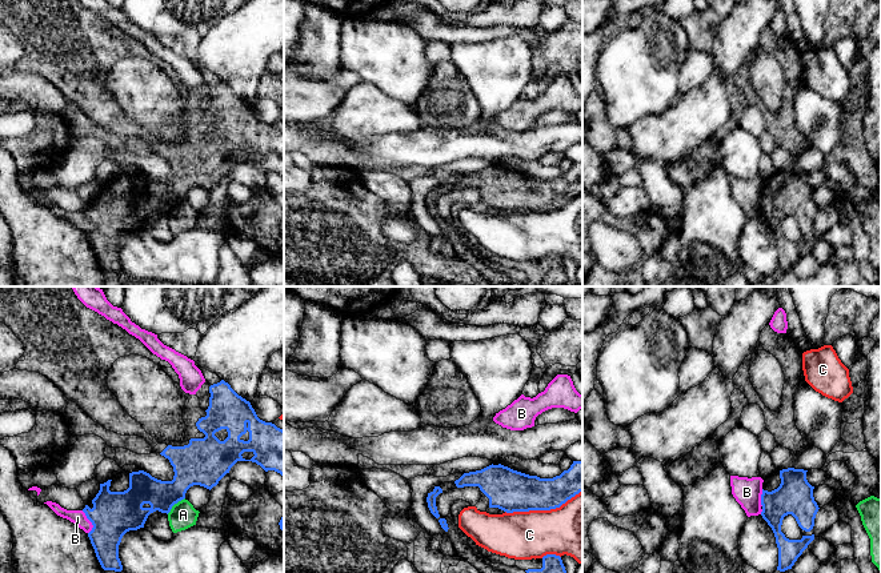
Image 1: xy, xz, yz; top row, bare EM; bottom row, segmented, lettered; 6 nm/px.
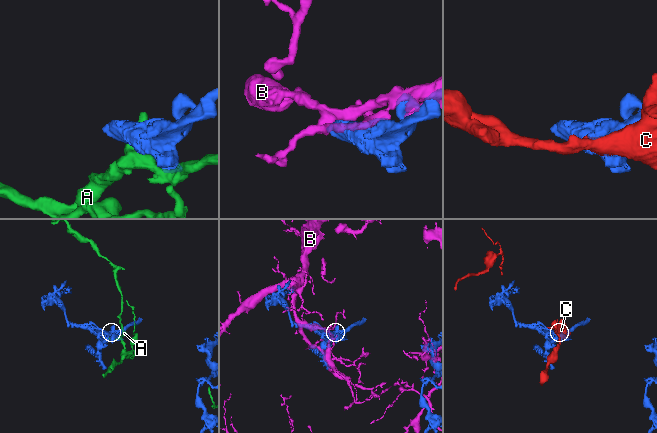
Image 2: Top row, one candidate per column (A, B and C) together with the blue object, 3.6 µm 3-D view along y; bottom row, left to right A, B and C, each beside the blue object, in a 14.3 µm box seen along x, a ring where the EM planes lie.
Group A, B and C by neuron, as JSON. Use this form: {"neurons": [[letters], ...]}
{"neurons": [["A"], ["B"], ["C"]]}

